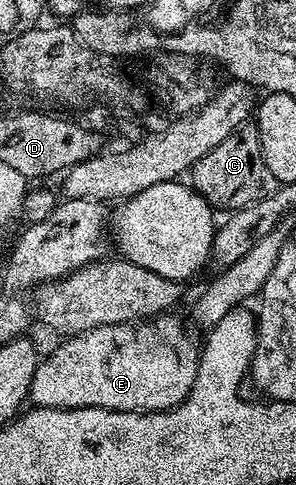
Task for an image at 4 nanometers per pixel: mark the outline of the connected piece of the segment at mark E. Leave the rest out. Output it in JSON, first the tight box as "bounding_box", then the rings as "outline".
{"bounding_box":[29,314,200,412],"outline":[[[160,314],[154,318],[148,318],[142,322],[129,324],[114,324],[113,326],[101,326],[88,332],[82,332],[79,336],[68,336],[52,350],[48,356],[40,359],[37,370],[33,374],[33,382],[29,393],[29,400],[37,408],[108,408],[118,412],[167,412],[170,408],[176,408],[183,403],[183,399],[191,392],[193,382],[199,373],[200,345],[183,329],[181,321],[175,314]]]}

